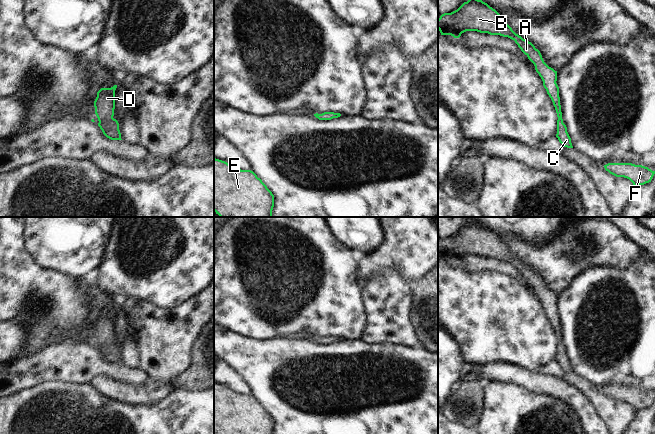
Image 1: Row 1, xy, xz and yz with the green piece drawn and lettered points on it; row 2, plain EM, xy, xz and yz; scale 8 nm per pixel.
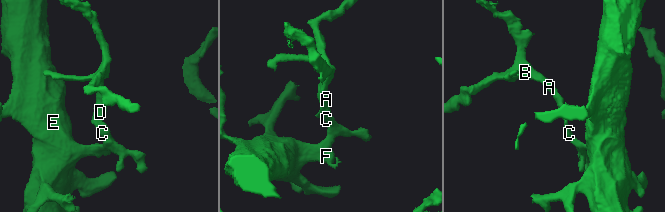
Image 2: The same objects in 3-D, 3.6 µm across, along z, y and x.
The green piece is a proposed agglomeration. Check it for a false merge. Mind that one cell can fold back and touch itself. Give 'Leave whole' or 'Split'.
Leave whole

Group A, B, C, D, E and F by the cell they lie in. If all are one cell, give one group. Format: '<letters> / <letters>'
A B C D E F

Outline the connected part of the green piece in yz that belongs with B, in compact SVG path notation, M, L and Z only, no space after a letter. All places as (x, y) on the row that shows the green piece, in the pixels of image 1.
M468 0L457 10L444 13L438 19L438 30L441 35L459 38L466 31L477 31L490 35L500 35L515 41L521 51L534 64L536 72L543 81L543 86L551 98L557 113L557 134L559 142L567 148L573 148L567 127L563 123L557 71L549 67L542 55L528 40L516 34L500 14L482 0Z

